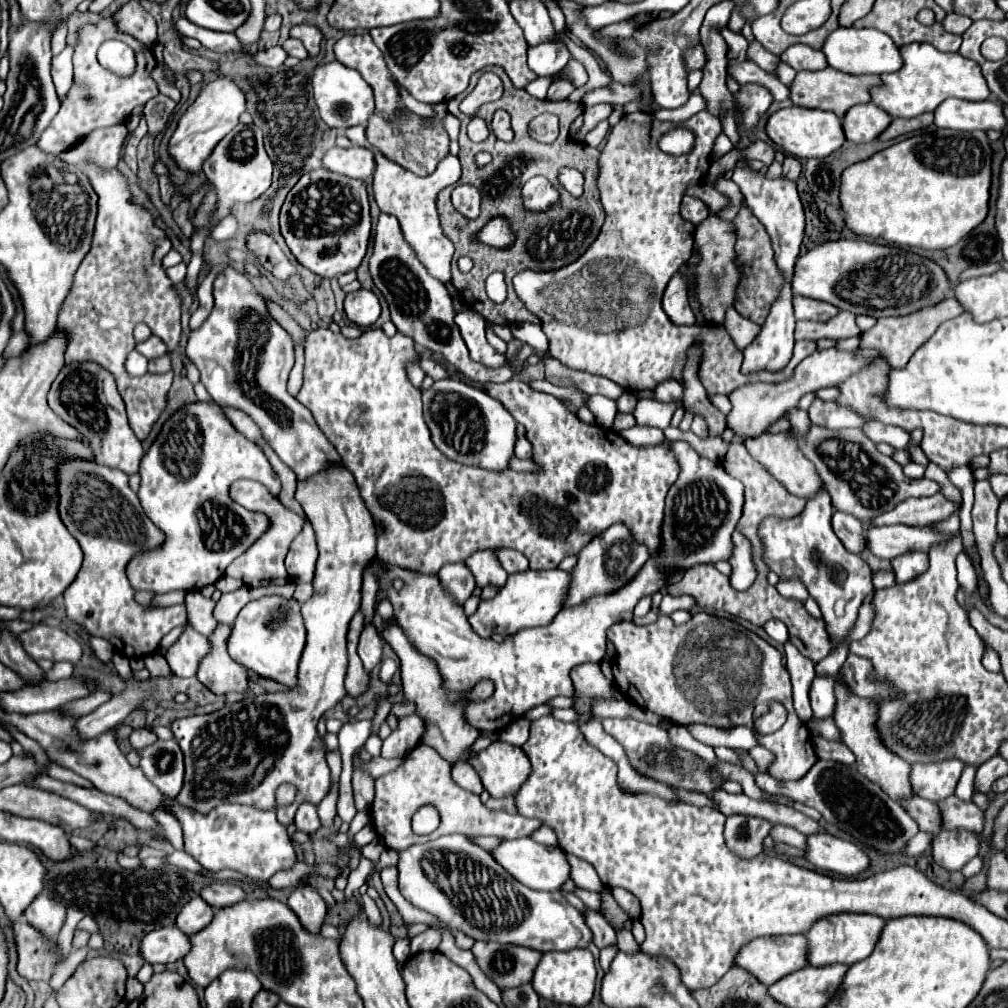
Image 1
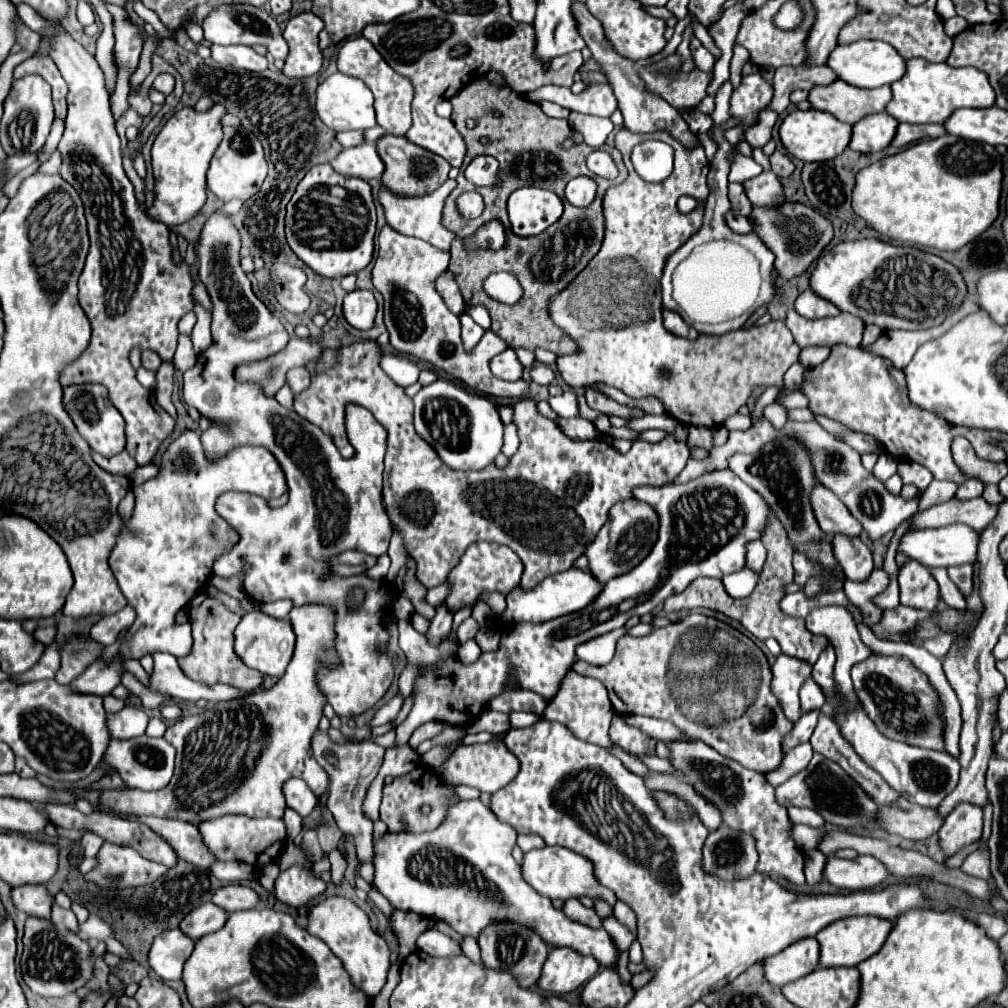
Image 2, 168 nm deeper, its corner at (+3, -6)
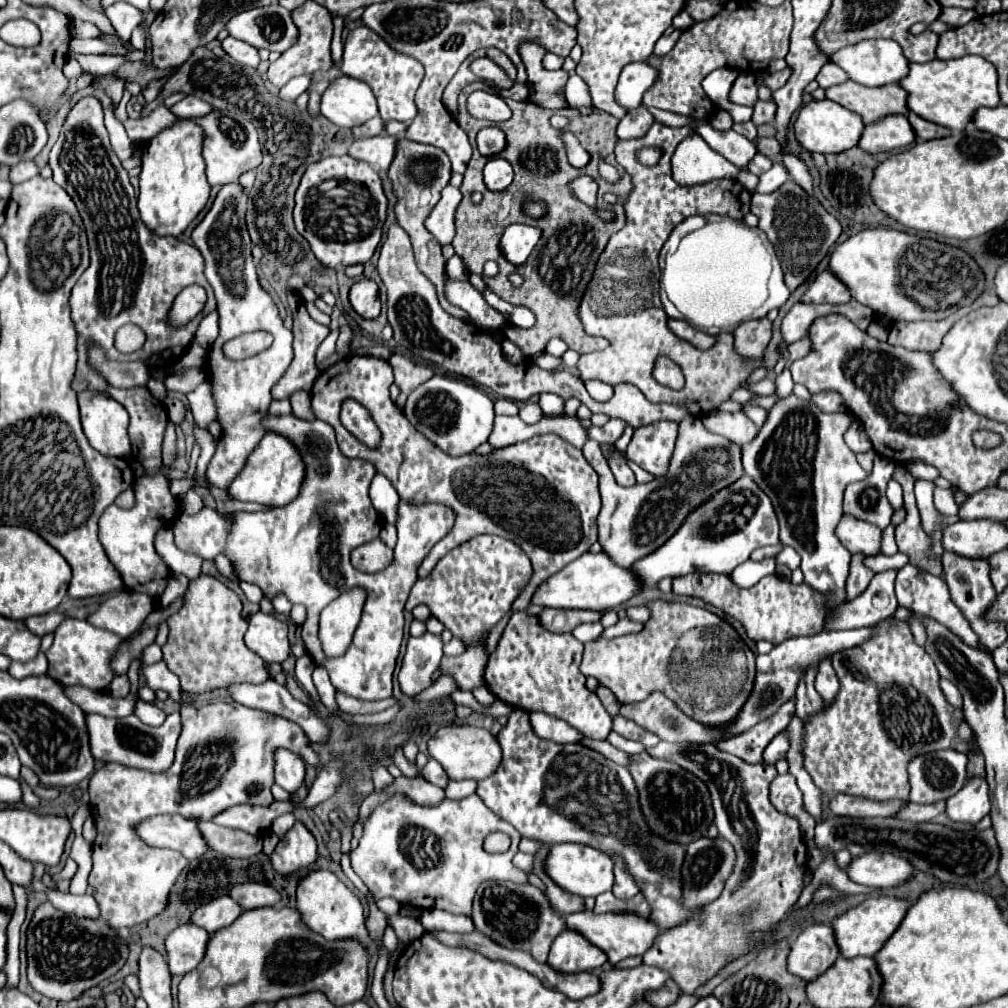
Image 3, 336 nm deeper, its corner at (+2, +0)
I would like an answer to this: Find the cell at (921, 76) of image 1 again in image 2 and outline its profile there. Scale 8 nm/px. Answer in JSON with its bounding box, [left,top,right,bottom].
[887,59,995,123]

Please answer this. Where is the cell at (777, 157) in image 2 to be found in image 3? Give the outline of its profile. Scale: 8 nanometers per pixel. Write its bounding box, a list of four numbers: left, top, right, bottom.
[756,137,782,159]

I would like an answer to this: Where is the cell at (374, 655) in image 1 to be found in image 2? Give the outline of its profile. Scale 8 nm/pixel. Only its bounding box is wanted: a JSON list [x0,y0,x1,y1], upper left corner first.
[385,527,409,583]

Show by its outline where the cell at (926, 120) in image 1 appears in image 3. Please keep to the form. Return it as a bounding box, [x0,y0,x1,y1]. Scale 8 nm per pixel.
[908,113,952,141]

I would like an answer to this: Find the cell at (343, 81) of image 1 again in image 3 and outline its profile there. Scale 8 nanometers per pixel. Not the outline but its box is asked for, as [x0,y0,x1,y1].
[320,75,378,127]

